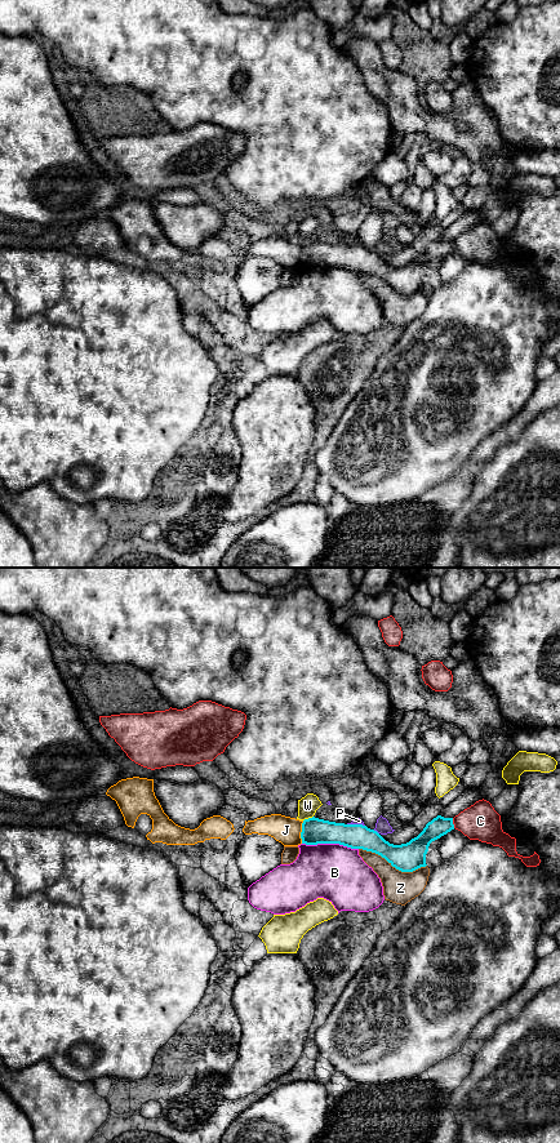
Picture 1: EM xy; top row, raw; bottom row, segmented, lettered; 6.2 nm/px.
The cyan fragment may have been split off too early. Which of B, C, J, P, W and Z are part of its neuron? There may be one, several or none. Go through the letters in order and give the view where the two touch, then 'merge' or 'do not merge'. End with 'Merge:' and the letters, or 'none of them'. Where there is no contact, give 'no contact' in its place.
B: xy | do not merge
C: xy | do not merge
J: xy | do not merge
P: xy | do not merge
W: xy | do not merge
Z: xy | do not merge
Merge: none of them

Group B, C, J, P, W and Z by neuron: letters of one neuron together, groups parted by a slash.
B / C / J / P / W / Z

